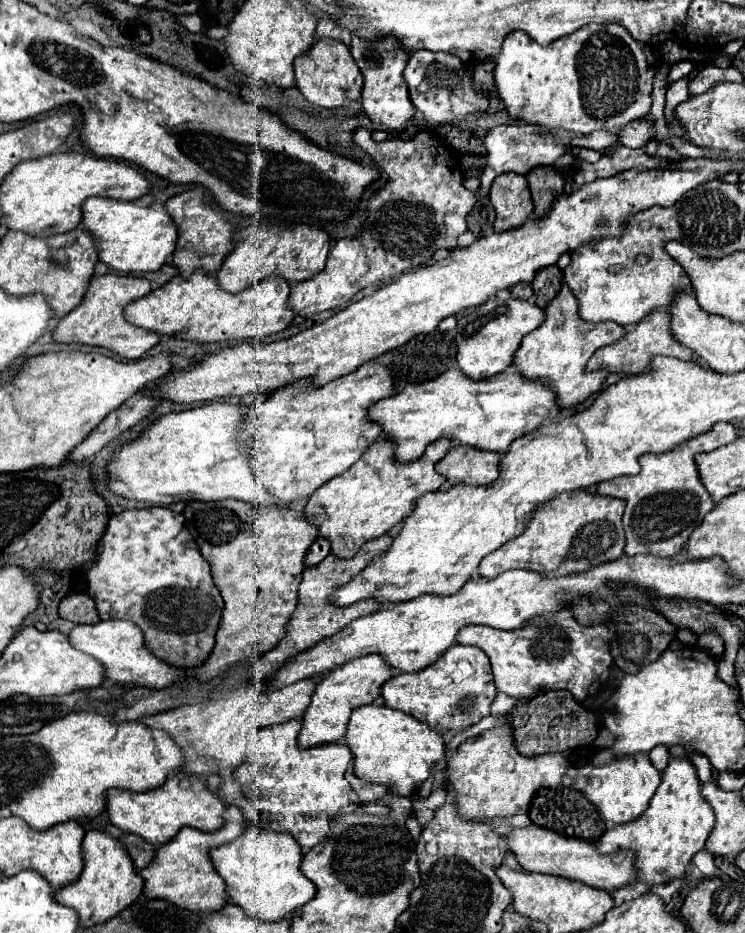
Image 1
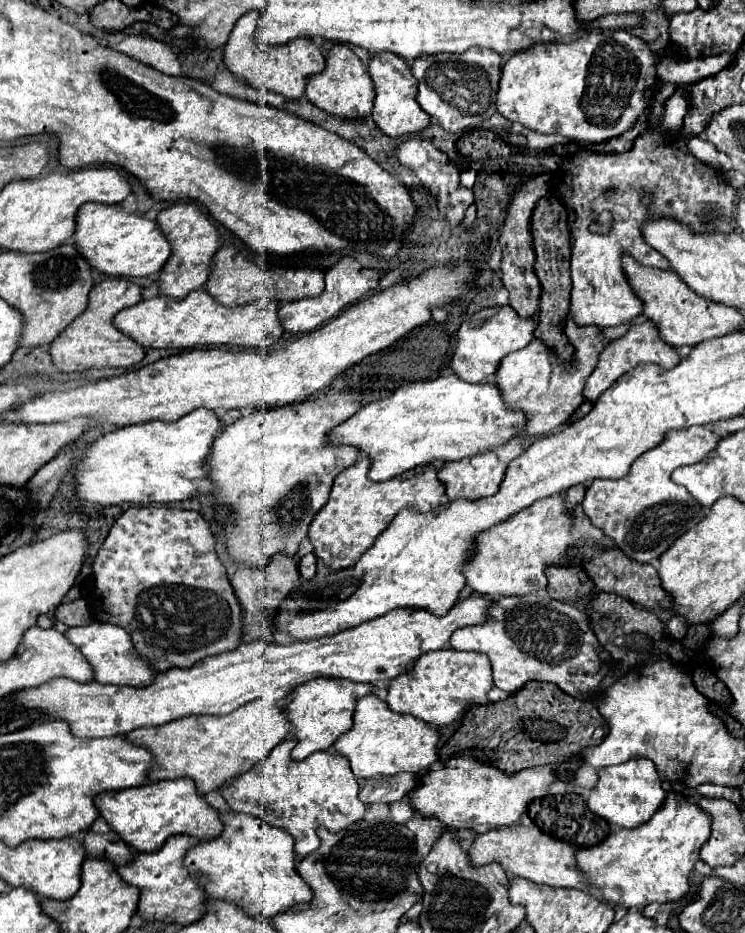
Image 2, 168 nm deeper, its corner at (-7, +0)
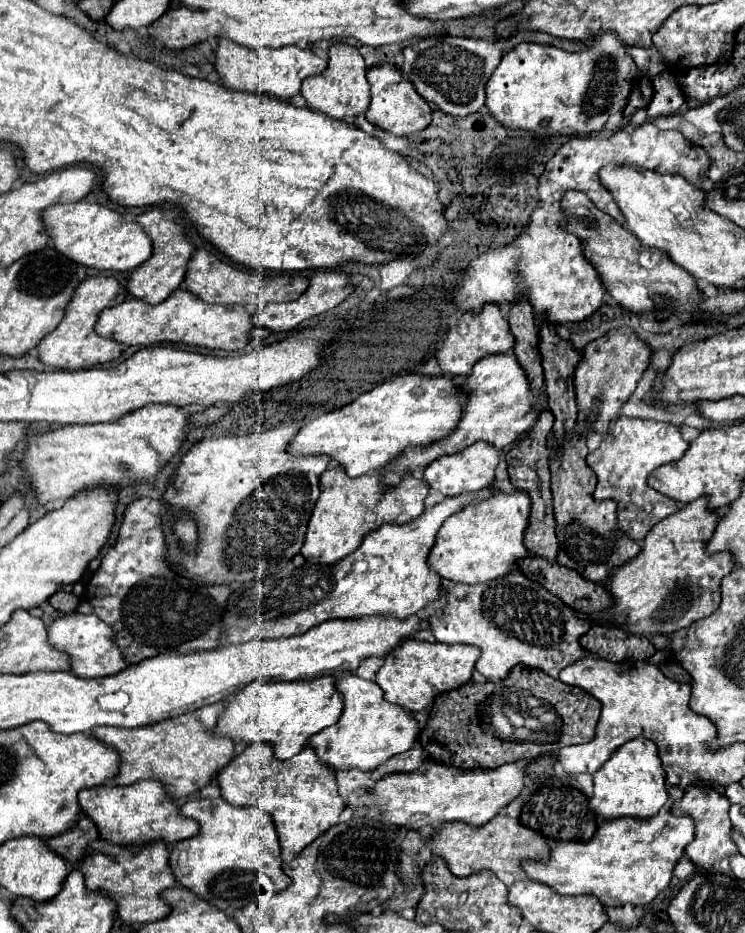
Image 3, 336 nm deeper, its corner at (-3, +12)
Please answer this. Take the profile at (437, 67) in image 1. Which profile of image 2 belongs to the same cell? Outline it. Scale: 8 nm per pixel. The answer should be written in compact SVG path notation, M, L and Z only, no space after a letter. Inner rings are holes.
M470 48L464 54L424 54L414 60L412 74L418 80L418 104L448 132L478 128L496 112L496 92L502 56L492 50Z

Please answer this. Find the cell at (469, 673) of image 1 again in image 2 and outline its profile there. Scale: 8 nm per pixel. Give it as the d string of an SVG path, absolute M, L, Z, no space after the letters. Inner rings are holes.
M448 648L422 654L410 672L394 678L388 684L386 702L398 714L414 716L436 728L442 728L452 722L460 722L472 704L486 704L486 694L492 686L492 668L488 656L480 652L456 652Z

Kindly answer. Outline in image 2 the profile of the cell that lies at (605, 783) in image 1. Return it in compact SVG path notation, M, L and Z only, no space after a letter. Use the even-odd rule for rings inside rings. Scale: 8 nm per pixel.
M632 758L618 766L608 766L598 772L598 784L592 788L588 808L600 818L620 828L636 828L652 818L652 814L664 804L666 792L656 766L648 758Z

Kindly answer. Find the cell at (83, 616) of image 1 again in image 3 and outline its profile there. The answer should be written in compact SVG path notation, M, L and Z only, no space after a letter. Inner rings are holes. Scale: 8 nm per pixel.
M60 590L60 592L56 592L48 602L52 604L54 610L58 610L58 612L62 612L62 614L70 614L70 612L76 612L80 600L78 600L74 594L68 594L68 592L62 592L62 590Z

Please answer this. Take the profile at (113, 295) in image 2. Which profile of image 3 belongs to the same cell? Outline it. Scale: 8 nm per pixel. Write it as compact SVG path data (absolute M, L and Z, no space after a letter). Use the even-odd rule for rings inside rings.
M92 276L86 278L74 292L64 320L58 324L58 328L54 332L50 332L46 338L42 338L42 342L38 344L38 358L42 364L52 366L52 368L60 368L60 370L78 370L78 368L92 368L98 364L106 364L112 362L116 358L120 358L122 354L122 344L112 340L112 338L102 338L96 334L94 326L98 322L98 316L104 308L116 306L120 302L124 302L128 296L126 288L112 276Z

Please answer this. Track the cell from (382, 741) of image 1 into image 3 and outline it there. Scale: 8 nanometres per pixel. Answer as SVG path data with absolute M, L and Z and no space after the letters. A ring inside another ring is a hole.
M346 674L338 678L338 690L344 694L342 718L310 738L310 746L316 750L318 758L332 766L334 770L362 770L370 772L384 764L390 756L402 754L416 746L420 736L418 722L398 704L384 700L376 682L358 678L356 674Z

